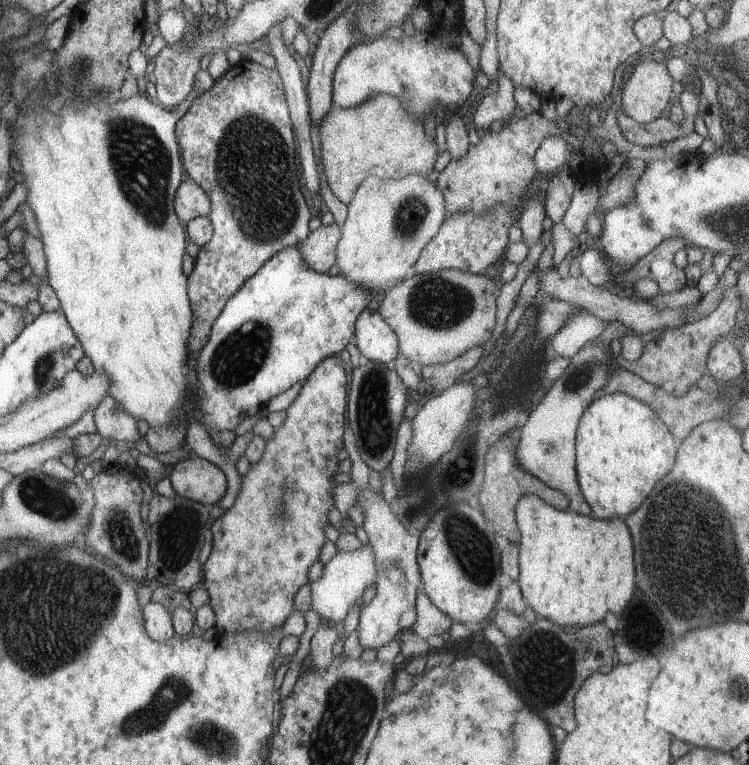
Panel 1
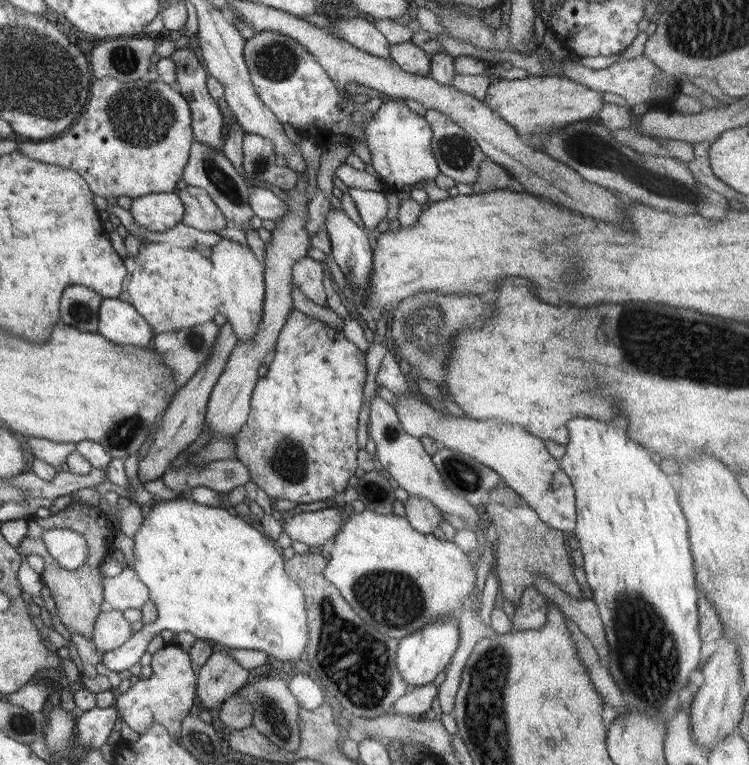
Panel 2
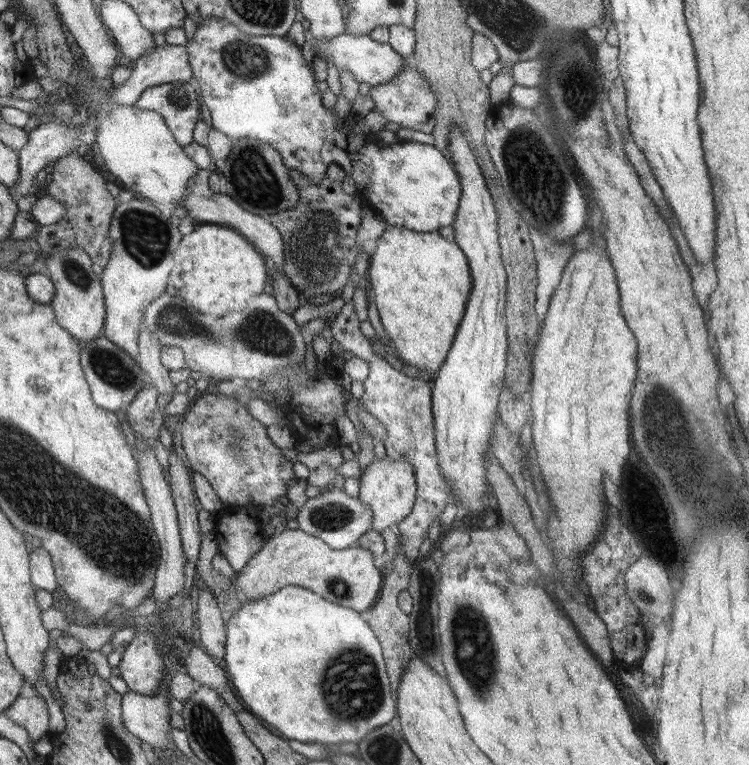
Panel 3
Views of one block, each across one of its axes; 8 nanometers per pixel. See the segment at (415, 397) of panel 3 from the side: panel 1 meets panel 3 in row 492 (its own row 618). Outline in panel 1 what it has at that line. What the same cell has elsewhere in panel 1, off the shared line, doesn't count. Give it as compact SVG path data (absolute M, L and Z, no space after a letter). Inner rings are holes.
M420 590L416 596L416 620L409 632L426 640L429 636L448 632L451 624L453 622Z

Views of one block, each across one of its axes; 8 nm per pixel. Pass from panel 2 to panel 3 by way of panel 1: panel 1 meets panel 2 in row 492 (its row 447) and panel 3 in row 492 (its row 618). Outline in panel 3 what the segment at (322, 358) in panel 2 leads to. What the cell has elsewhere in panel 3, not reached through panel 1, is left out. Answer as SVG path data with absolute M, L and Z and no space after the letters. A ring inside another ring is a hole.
M214 390L199 394L188 407L181 427L181 448L194 472L202 474L223 504L223 507L259 505L271 506L279 496L287 496L289 479L293 478L291 463L271 443L265 433L265 426L253 419L247 412L242 396L225 397Z

